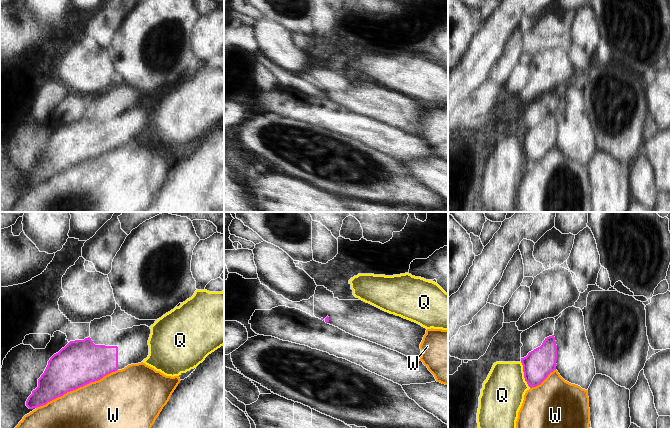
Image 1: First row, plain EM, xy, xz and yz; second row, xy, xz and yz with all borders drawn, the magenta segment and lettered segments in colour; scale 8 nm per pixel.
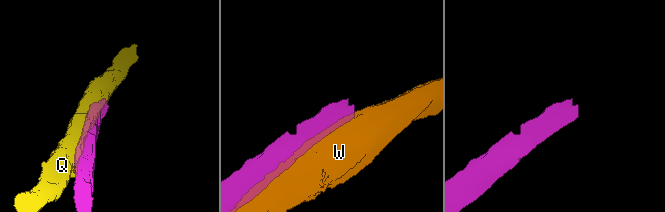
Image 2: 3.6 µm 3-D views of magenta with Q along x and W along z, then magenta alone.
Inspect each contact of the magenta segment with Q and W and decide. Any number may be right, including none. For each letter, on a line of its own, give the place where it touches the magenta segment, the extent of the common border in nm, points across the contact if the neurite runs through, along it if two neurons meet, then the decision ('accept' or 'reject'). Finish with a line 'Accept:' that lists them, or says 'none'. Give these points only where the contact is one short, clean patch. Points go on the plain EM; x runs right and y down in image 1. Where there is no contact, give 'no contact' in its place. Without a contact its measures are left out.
Q: meets magenta in yz at (524, 150); contact 220 nm long; border along yz (520, 138), (523, 144), (524, 156), (529, 162); reject
W: meets magenta in xy at (76, 164); contact 750 nm long; reject
Accept: none

